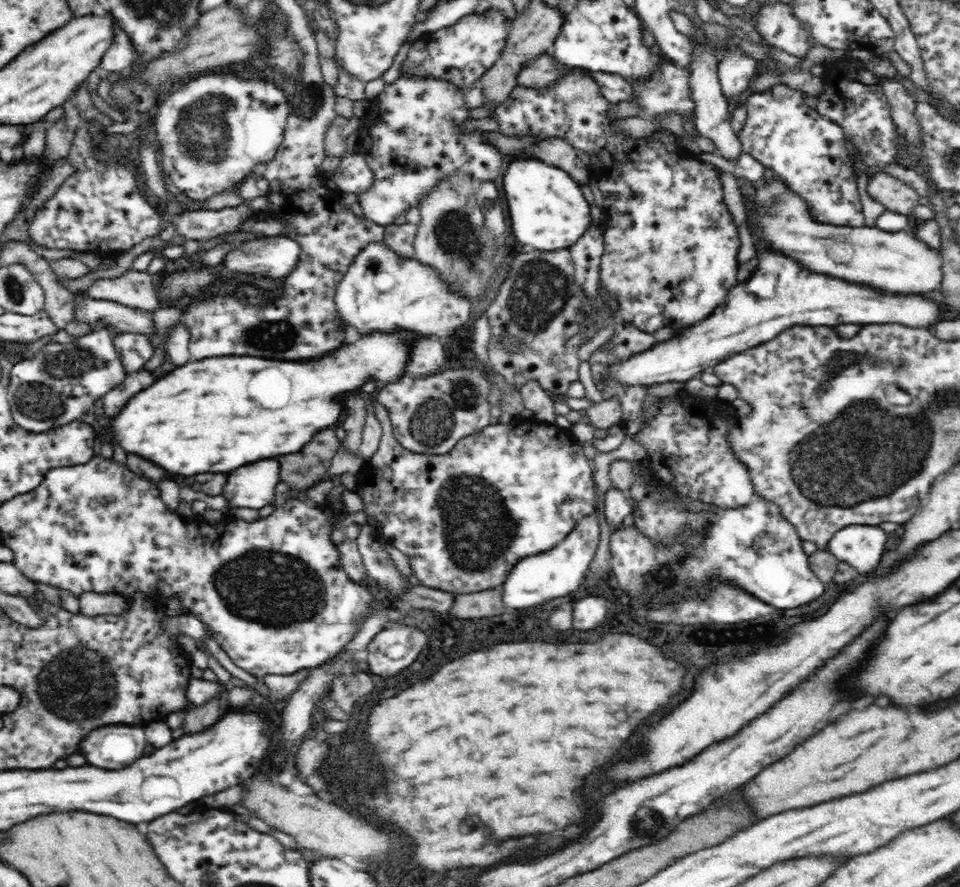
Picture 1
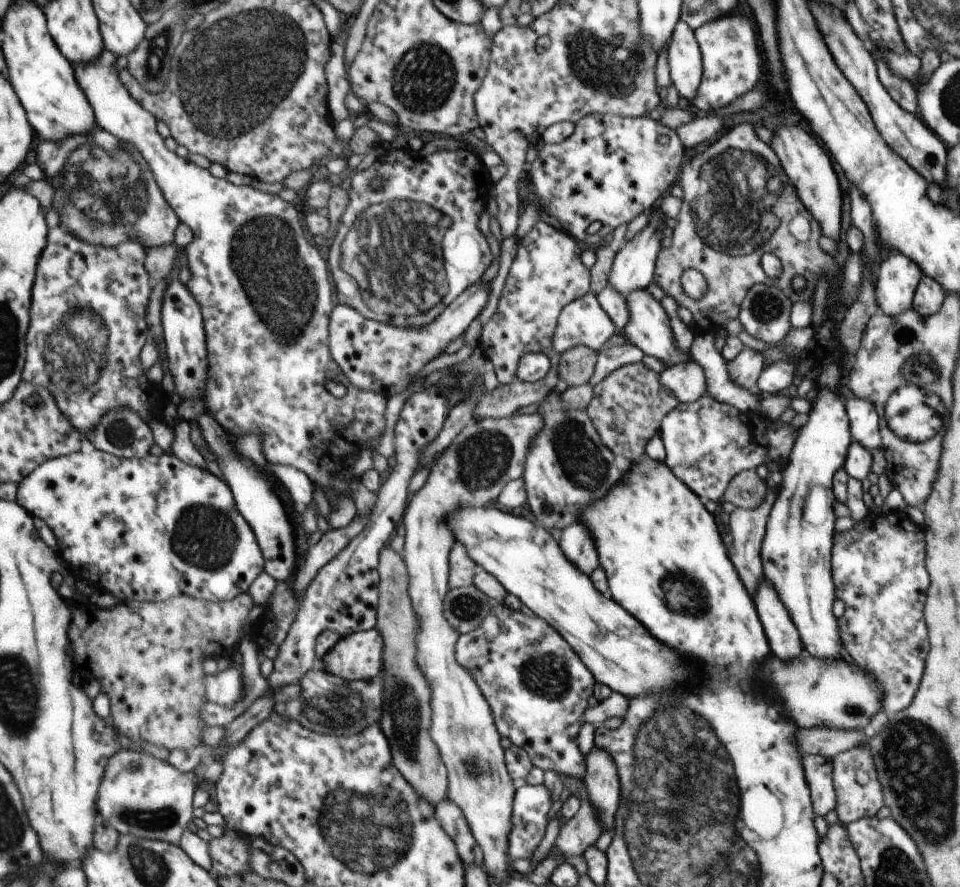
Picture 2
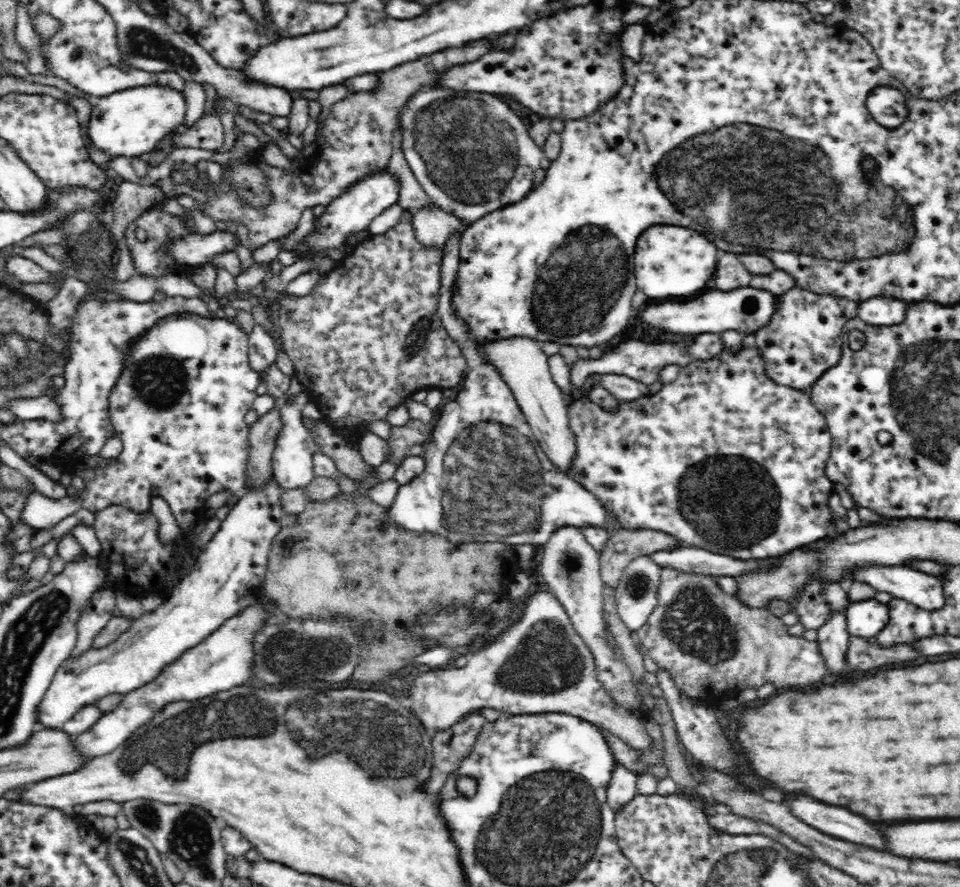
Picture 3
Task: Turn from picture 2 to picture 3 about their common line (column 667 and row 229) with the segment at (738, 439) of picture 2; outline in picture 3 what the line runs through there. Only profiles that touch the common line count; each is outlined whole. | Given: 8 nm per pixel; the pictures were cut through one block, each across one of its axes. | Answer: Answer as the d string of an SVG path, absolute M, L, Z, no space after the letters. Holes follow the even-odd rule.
M430 202L424 208L410 212L410 214L412 214L412 226L414 226L416 240L426 248L436 248L442 252L446 252L448 240L452 236L458 236L458 240L460 240L462 234L472 226L472 224L462 222L454 214L444 212L434 202Z

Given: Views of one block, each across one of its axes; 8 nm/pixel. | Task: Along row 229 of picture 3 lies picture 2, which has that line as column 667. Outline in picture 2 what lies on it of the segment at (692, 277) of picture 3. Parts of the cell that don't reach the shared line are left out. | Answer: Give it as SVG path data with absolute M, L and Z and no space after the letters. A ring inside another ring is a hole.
M457 508L445 516L445 524L453 532L455 544L465 546L477 568L481 566L497 578L509 594L533 614L545 618L569 642L597 682L629 698L673 690L675 682L685 682L687 664L673 650L651 638L619 604L603 596L591 578L567 560L561 546L541 526L493 508Z

